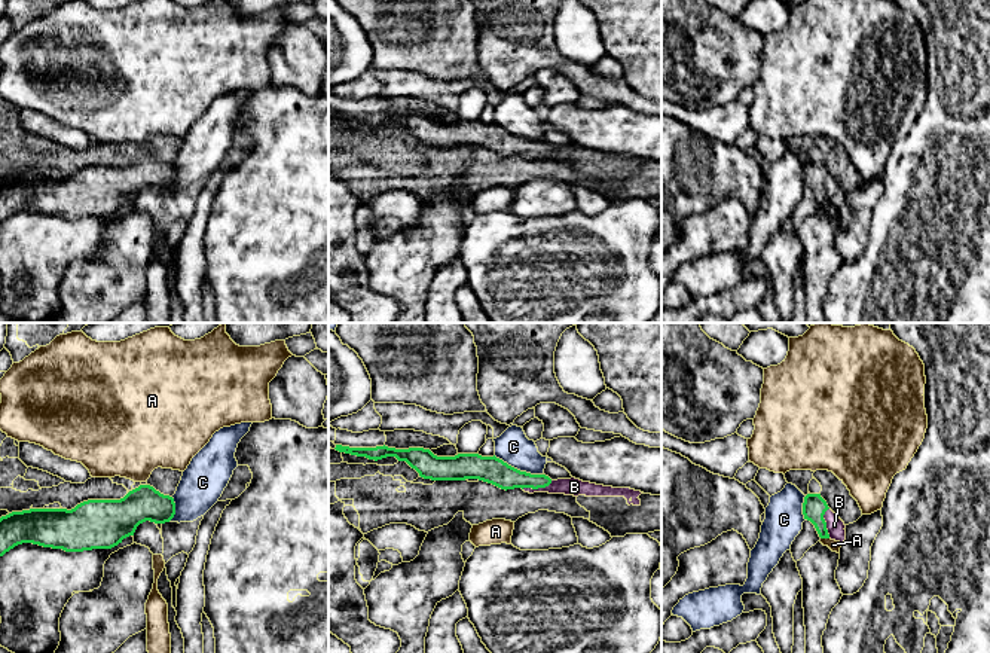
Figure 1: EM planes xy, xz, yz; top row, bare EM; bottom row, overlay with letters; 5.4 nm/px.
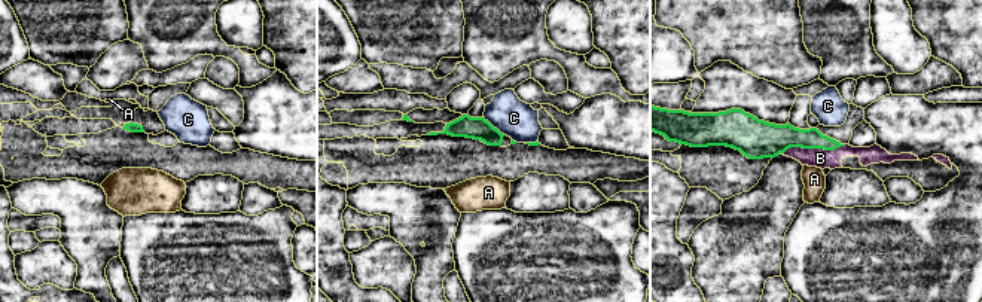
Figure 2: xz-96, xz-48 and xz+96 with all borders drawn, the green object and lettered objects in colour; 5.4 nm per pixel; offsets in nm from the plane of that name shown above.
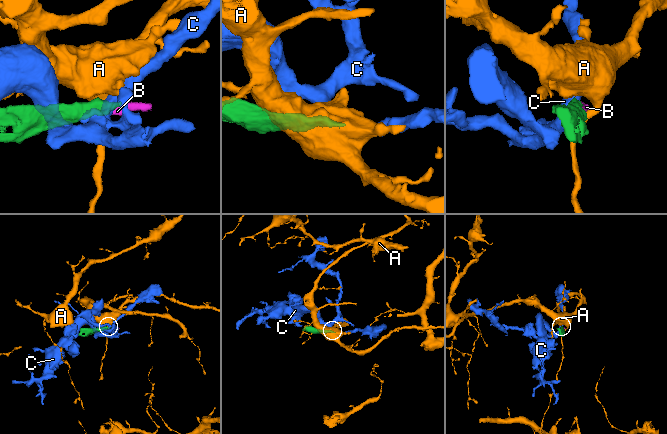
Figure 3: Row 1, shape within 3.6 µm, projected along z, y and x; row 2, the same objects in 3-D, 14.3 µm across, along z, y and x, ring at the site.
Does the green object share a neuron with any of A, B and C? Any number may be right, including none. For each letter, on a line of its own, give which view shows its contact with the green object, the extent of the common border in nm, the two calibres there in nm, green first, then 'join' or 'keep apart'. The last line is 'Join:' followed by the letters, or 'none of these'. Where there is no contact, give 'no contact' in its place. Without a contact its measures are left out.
A: yz | 50 nm | 130/60 nm | keep apart
B: xz | 170 nm | 140/100 nm | join
C: xz | 300 nm | 140/180 nm | keep apart
Join: B

